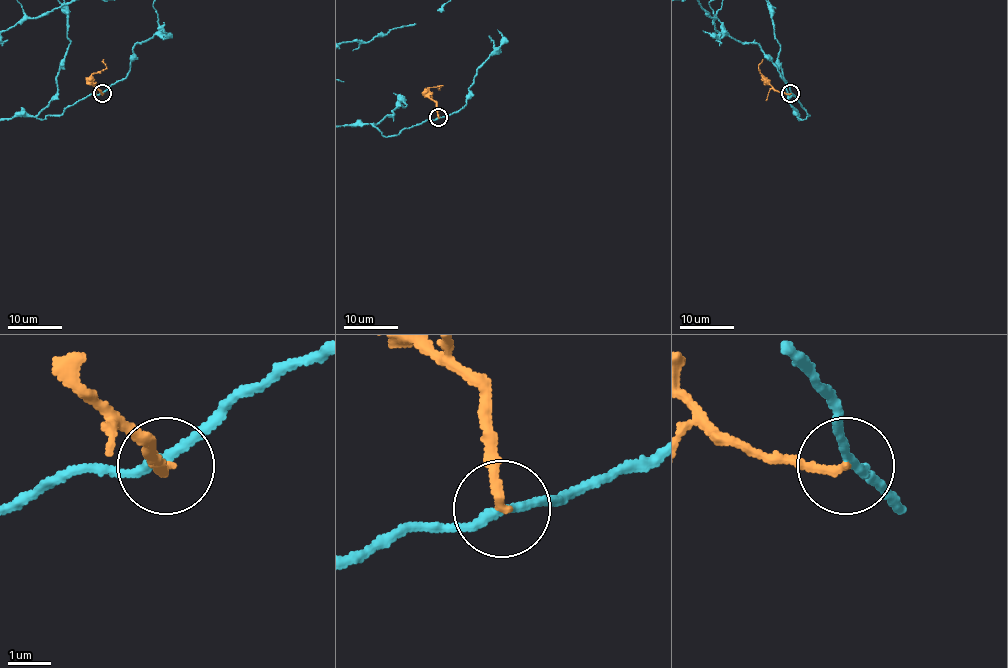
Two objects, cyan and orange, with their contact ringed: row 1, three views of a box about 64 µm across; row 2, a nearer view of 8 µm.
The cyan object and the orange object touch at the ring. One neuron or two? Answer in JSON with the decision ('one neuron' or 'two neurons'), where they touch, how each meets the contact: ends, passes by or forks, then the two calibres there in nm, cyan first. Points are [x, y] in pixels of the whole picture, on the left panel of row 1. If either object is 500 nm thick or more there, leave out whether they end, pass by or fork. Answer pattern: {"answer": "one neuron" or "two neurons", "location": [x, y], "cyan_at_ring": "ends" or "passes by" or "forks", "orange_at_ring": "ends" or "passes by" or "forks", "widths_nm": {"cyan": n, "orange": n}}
{"answer": "two neurons", "location": [102, 93], "cyan_at_ring": "passes by", "orange_at_ring": "ends", "widths_nm": {"cyan": 200, "orange": 220}}

